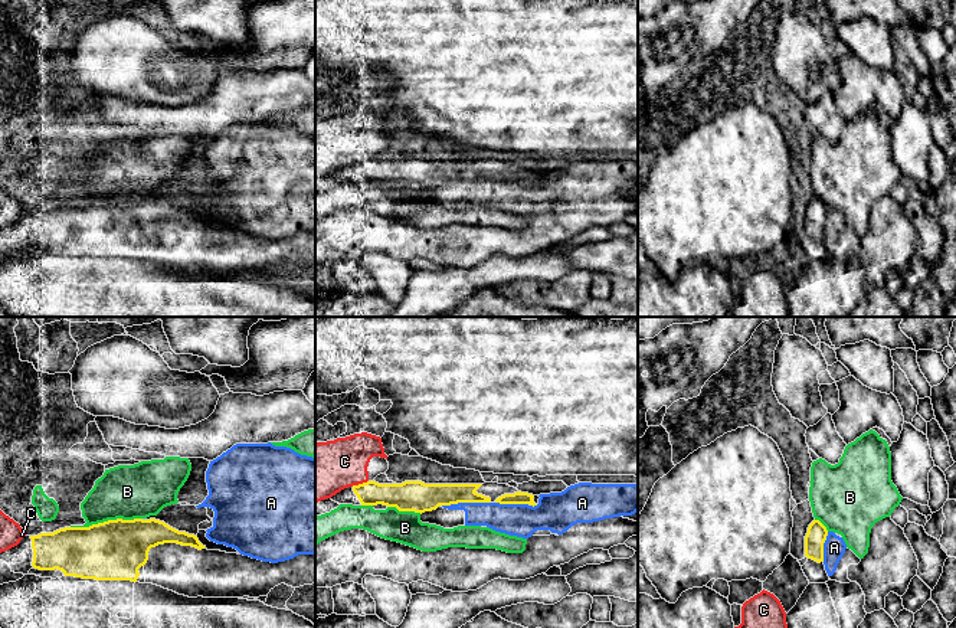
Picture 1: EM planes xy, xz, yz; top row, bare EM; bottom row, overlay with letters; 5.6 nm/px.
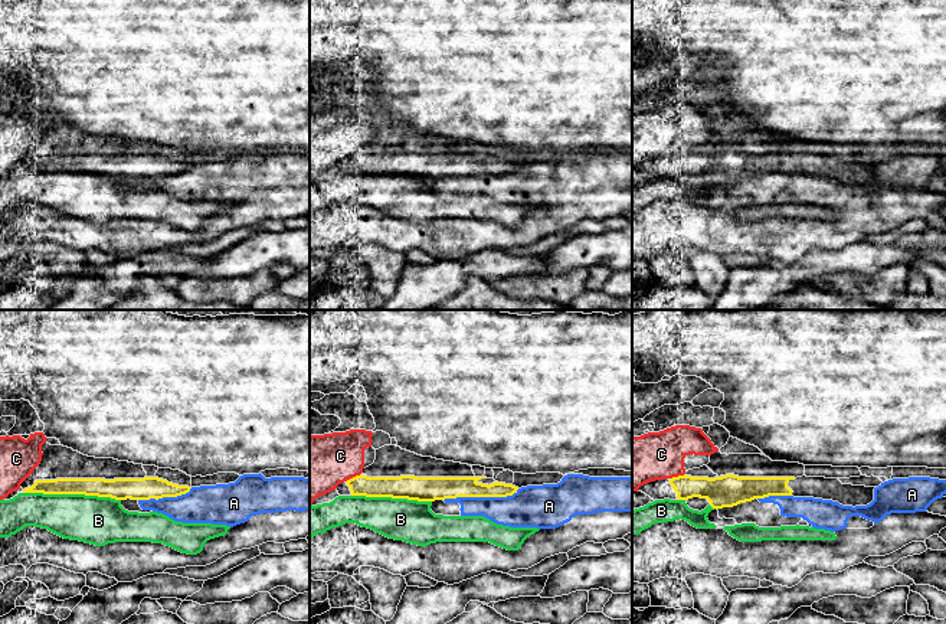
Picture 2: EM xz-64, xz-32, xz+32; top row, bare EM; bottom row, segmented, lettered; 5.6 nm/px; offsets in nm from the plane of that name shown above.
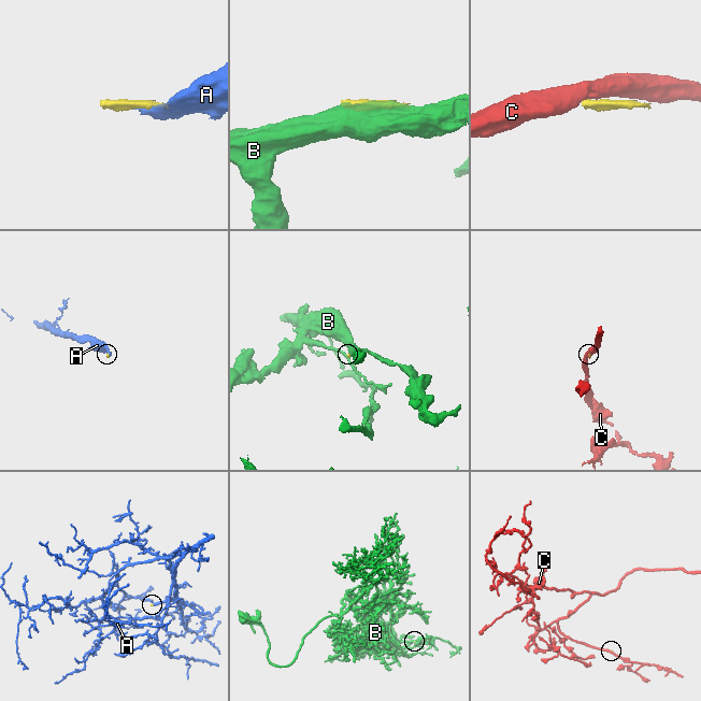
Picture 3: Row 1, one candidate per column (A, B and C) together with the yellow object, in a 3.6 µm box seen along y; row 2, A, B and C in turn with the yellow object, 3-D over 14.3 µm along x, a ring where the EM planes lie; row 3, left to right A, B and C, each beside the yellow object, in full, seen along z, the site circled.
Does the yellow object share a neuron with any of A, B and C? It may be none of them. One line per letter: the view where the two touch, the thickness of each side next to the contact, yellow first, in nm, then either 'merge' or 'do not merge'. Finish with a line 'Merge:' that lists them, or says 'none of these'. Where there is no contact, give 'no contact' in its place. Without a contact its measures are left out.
A: contact in xz; calibres 170 and 160 nm; do not merge
B: contact in xy; calibres 340 and 300 nm; do not merge
C: contact in xz; calibres 140 and 320 nm; do not merge
Merge: none of these

